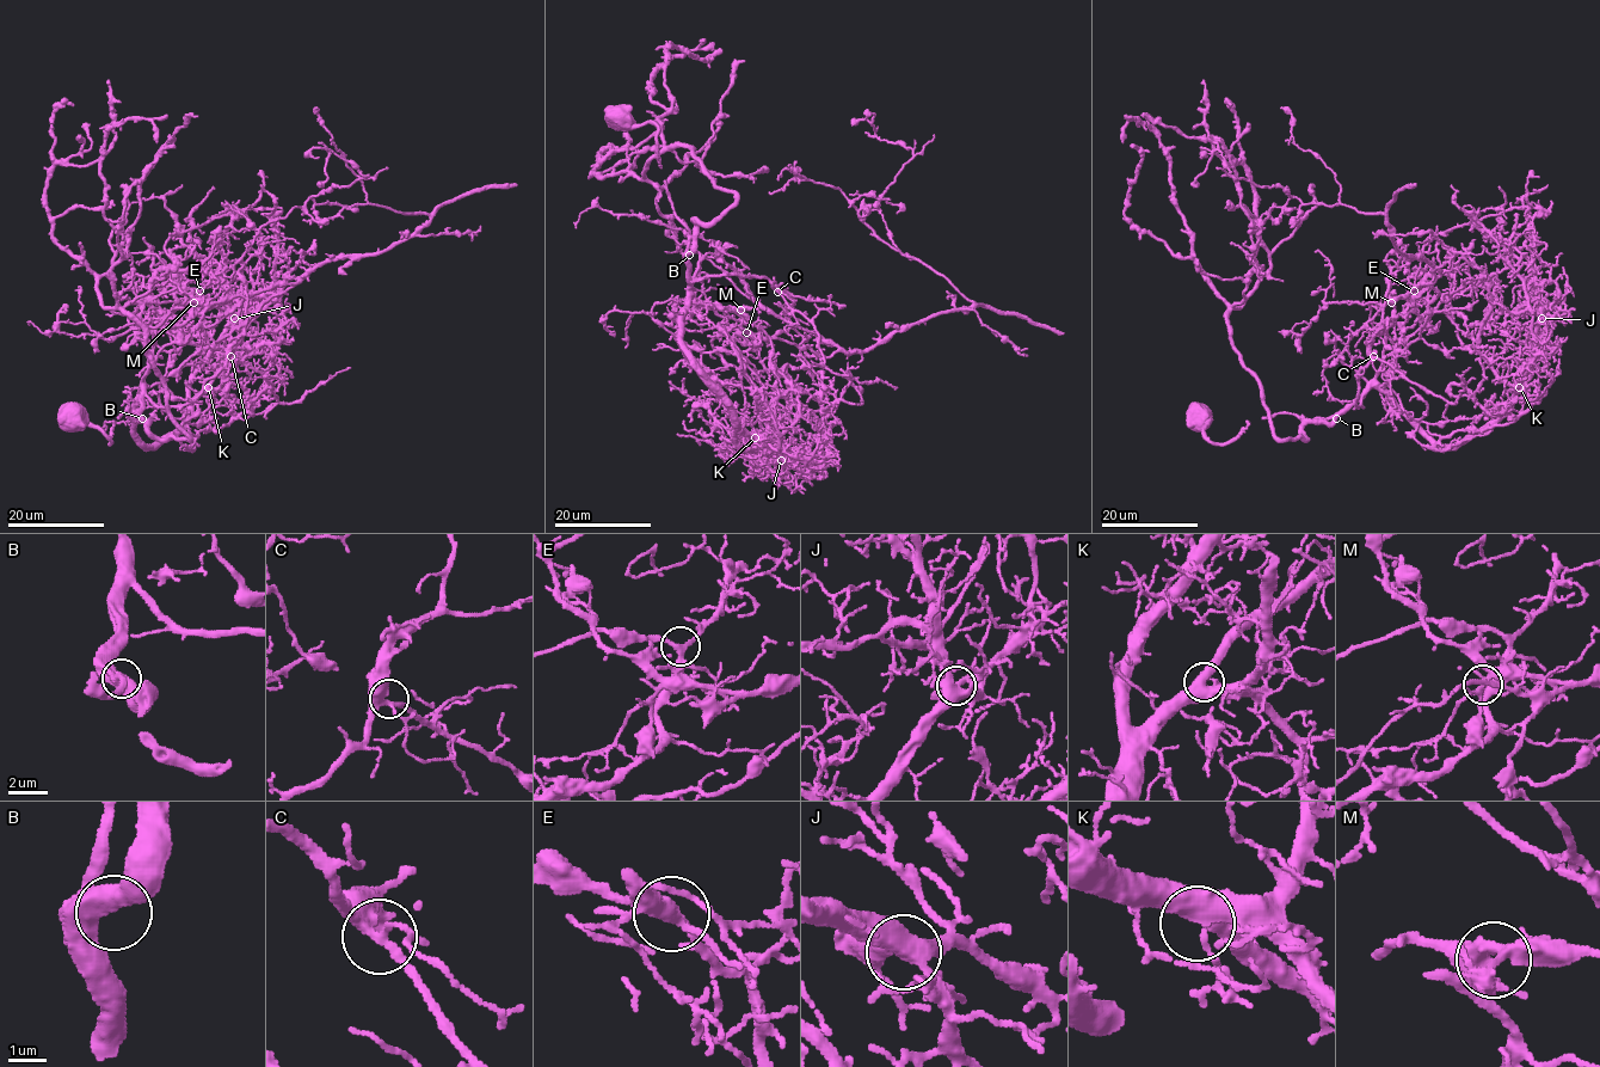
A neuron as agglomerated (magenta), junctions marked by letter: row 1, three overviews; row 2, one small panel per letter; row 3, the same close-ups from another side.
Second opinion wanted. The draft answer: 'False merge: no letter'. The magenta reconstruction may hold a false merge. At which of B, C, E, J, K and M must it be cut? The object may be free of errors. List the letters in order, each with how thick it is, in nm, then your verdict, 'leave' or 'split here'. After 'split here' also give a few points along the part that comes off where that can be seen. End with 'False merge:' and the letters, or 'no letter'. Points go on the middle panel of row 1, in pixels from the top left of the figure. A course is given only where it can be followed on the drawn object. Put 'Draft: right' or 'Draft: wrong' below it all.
B: 460 nm thick; leave
C: 320 nm thick; leave
E: 260 nm thick; leave
J: 480 nm thick; leave
K: 440 nm thick; leave
M: 220 nm thick; split here; foreign part runs (740, 310), (768, 308), (862, 351), (977, 305), (859, 216), (914, 155), (880, 140), (873, 114), (863, 112)
False merge: M
Draft: wrong

